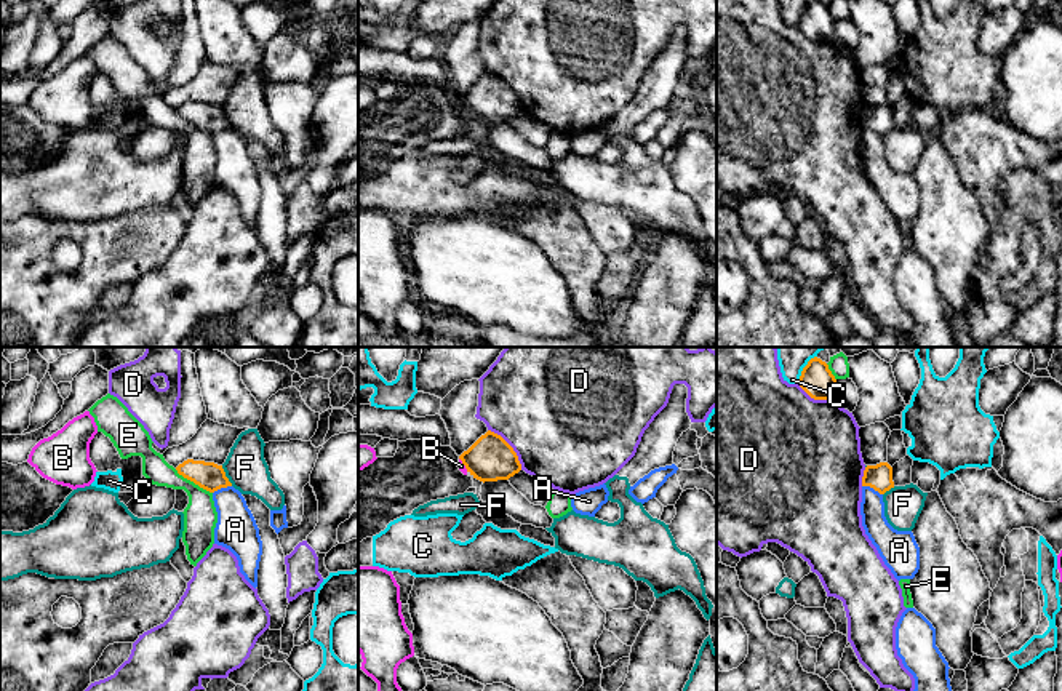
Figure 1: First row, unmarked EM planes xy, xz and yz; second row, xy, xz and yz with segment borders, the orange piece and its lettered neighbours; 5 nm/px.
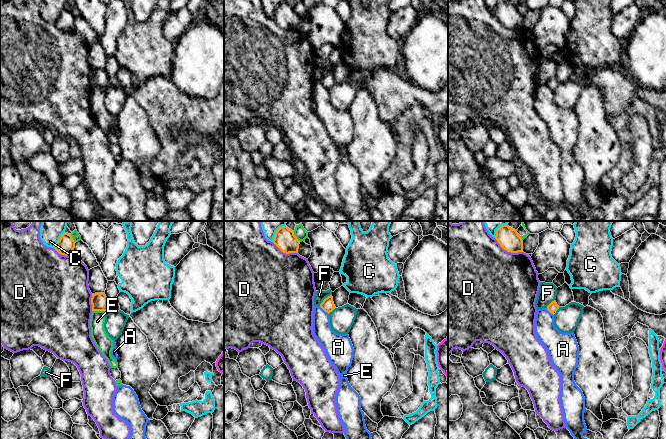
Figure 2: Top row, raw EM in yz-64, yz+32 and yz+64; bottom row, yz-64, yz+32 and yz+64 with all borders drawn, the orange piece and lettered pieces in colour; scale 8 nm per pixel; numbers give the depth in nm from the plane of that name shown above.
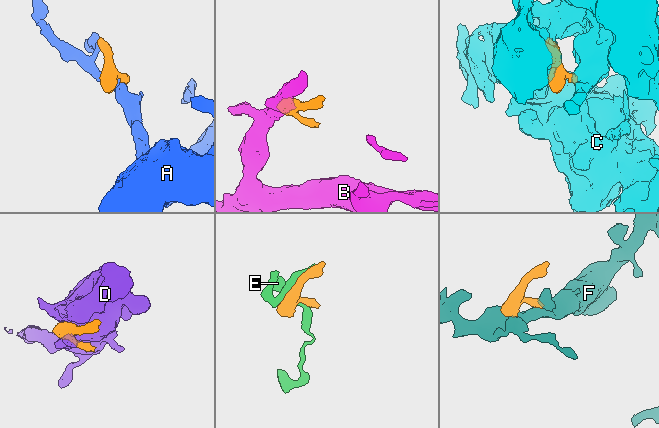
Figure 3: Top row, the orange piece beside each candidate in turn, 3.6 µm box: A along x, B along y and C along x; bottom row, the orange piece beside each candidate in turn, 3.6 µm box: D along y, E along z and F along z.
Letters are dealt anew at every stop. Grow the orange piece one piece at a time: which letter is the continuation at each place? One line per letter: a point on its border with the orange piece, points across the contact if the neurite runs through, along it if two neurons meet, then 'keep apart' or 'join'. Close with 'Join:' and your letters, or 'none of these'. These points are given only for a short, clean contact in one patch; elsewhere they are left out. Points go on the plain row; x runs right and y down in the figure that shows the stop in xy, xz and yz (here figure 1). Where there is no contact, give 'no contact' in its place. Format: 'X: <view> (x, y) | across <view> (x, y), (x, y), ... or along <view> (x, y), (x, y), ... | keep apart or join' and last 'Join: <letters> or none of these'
A: yz (872, 128) | along yz (862, 127), (869, 127), (882, 136) | keep apart
B: xz (463, 104) | along xz (459, 99), (467, 112) | keep apart
C: yz (802, 13) | keep apart
D: xz (511, 88) | keep apart
E: xy (194, 123) | keep apart
F: xy (224, 117) | keep apart
Join: none of these

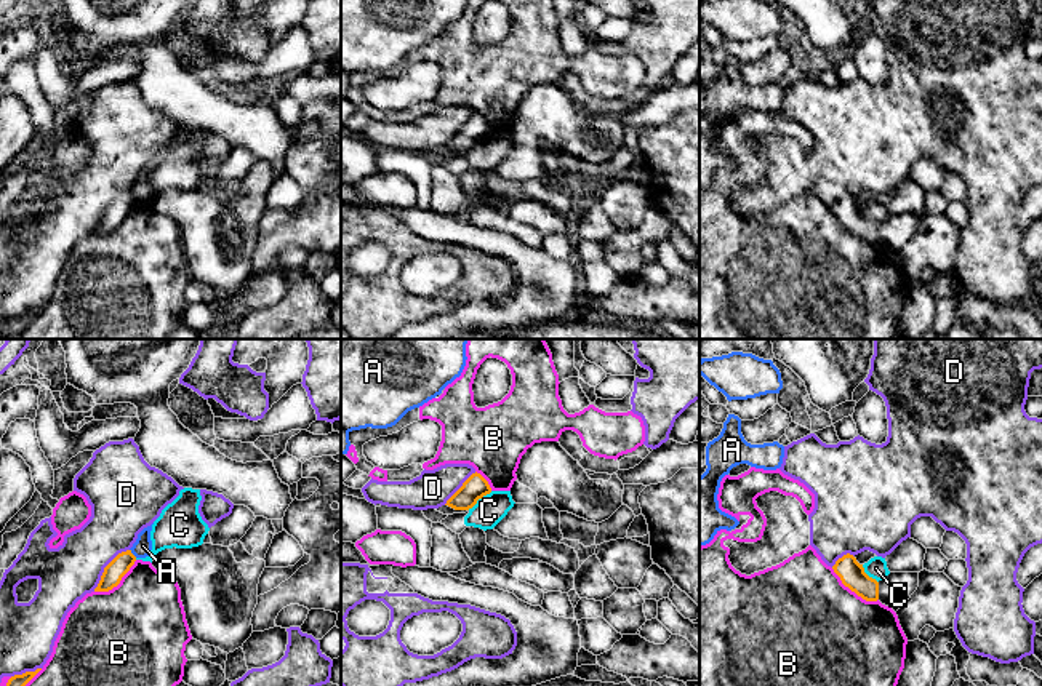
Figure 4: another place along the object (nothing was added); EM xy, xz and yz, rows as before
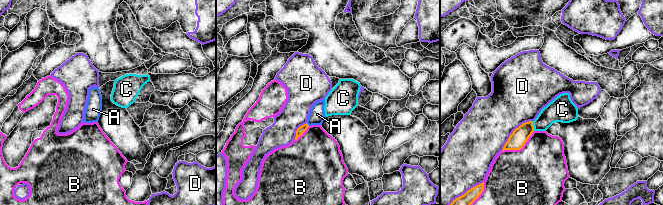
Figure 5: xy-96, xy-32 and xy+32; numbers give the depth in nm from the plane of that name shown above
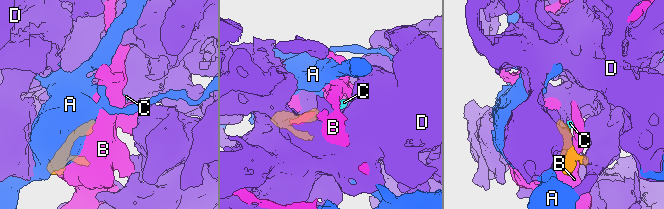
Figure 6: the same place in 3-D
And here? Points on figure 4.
A: xy (132, 195) | across xy (119, 208), (132, 195), (143, 187) | join
B: yz (853, 232) | keep apart
C: xz (479, 139) | along xz (492, 133), (468, 151) | keep apart
D: xy (104, 210) | keep apart
Join: A

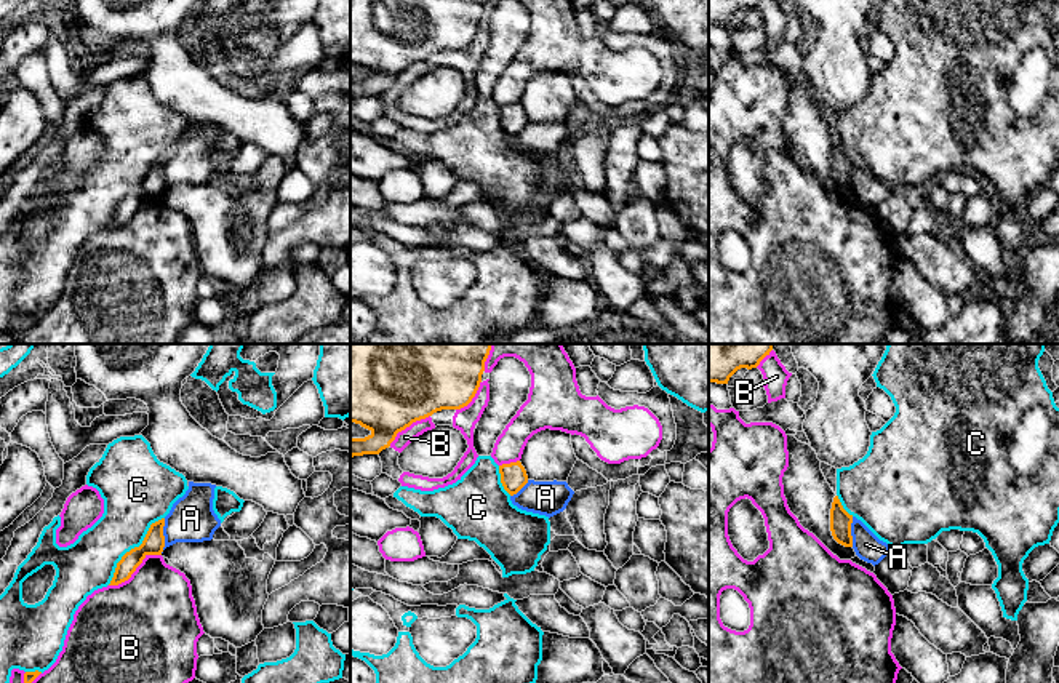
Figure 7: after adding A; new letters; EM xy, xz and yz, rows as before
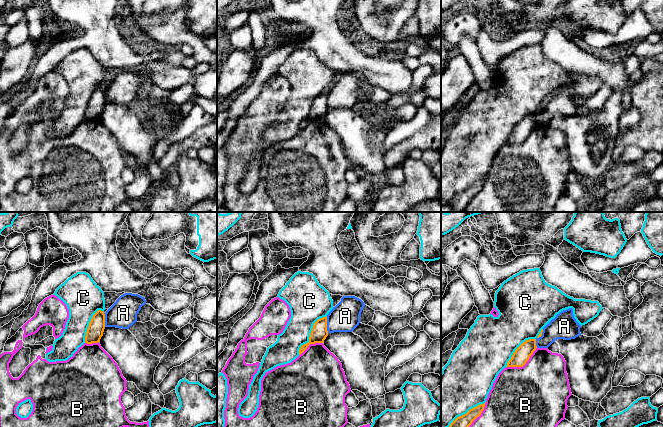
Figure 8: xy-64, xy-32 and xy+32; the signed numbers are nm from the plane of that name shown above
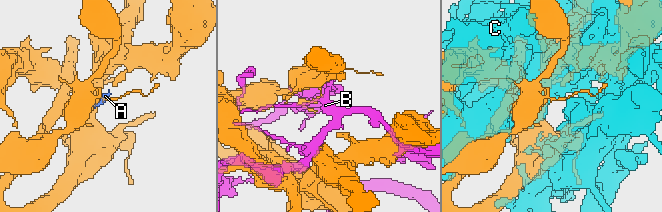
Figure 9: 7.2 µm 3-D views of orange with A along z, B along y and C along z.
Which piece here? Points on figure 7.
A: xy (163, 178) | along xy (165, 160), (163, 191), (160, 194) | keep apart
B: xy (135, 211) | keep apart
C: xy (135, 189) | keep apart
Join: none of these

